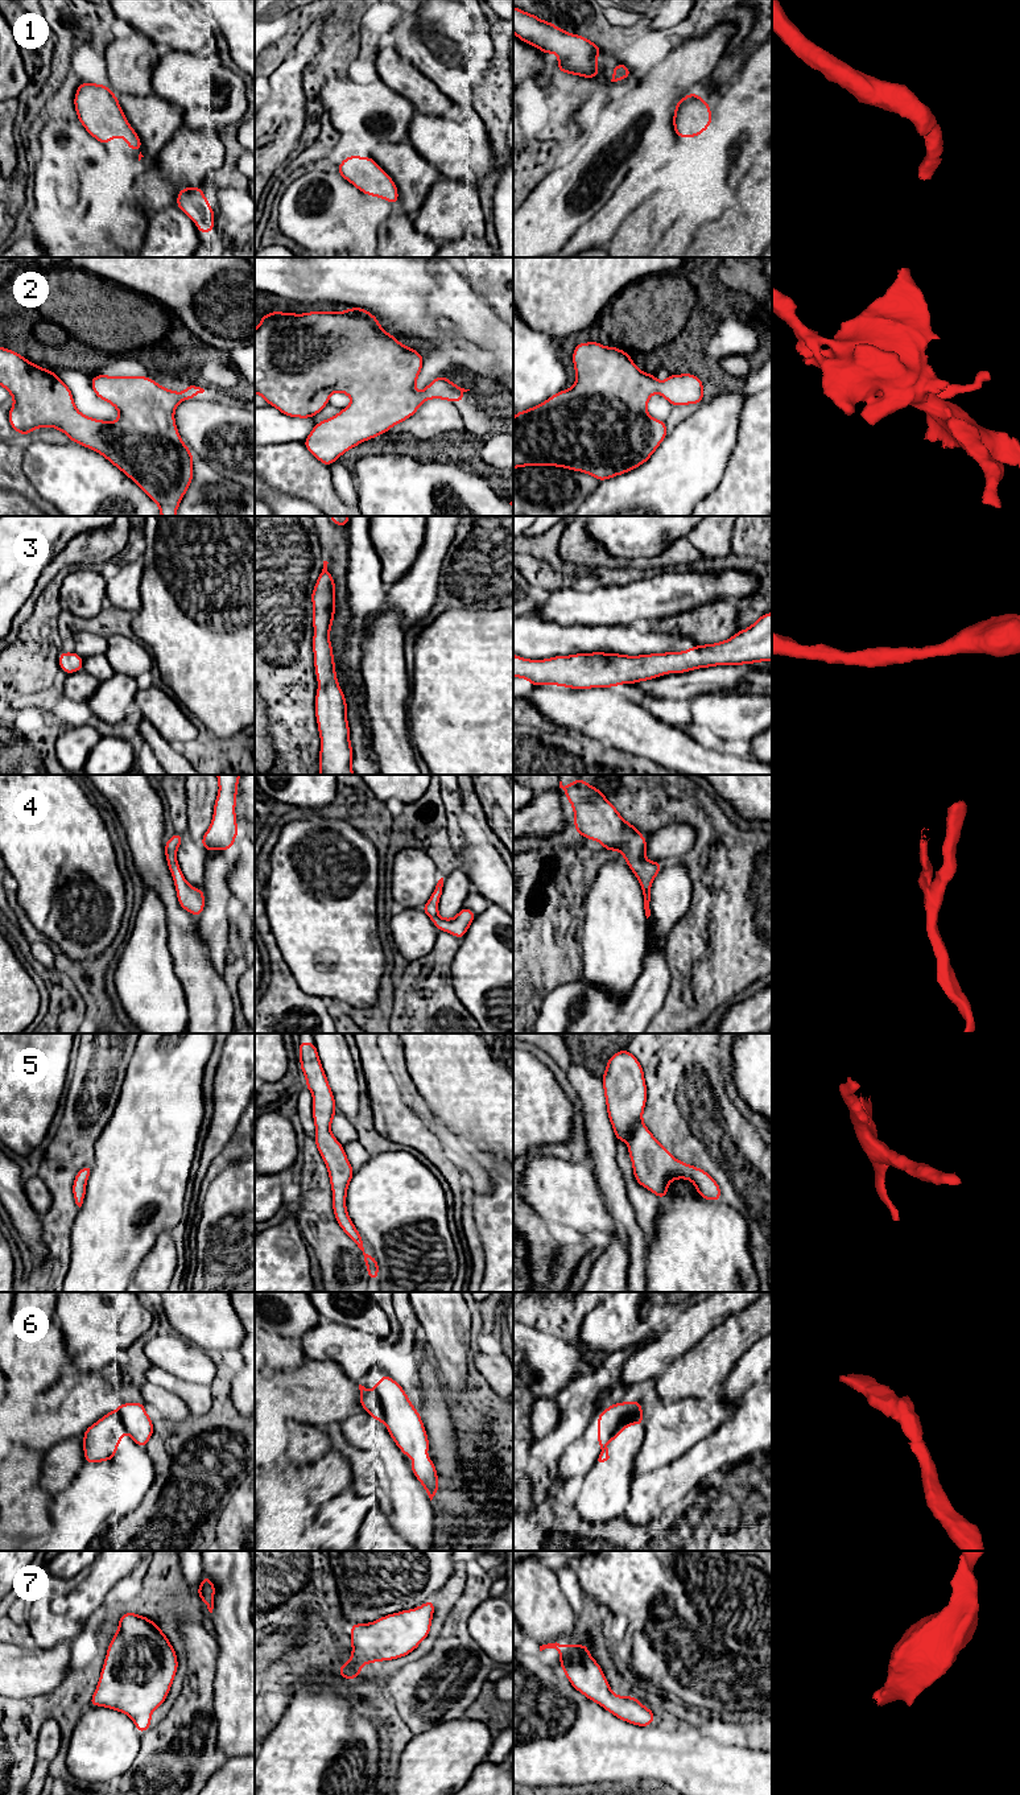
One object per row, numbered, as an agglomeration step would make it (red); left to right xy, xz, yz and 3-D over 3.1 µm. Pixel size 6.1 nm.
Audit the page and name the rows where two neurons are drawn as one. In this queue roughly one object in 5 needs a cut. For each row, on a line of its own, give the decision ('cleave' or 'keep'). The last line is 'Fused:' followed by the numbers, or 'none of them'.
1: keep
2: keep
3: keep
4: keep
5: keep
6: keep
7: keep
Fused: none of them

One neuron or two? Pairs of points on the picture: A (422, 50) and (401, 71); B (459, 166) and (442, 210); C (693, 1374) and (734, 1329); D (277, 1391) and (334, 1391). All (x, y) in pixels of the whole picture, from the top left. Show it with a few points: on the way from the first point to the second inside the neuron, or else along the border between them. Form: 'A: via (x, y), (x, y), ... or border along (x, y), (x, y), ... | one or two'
A: border along (395, 45), (396, 50), (405, 60), (433, 82) | two
B: border along (442, 176), (470, 182), (475, 186) | two
C: via (703, 1364), (727, 1340) | one
D: via (292, 1391), (319, 1391) | one

